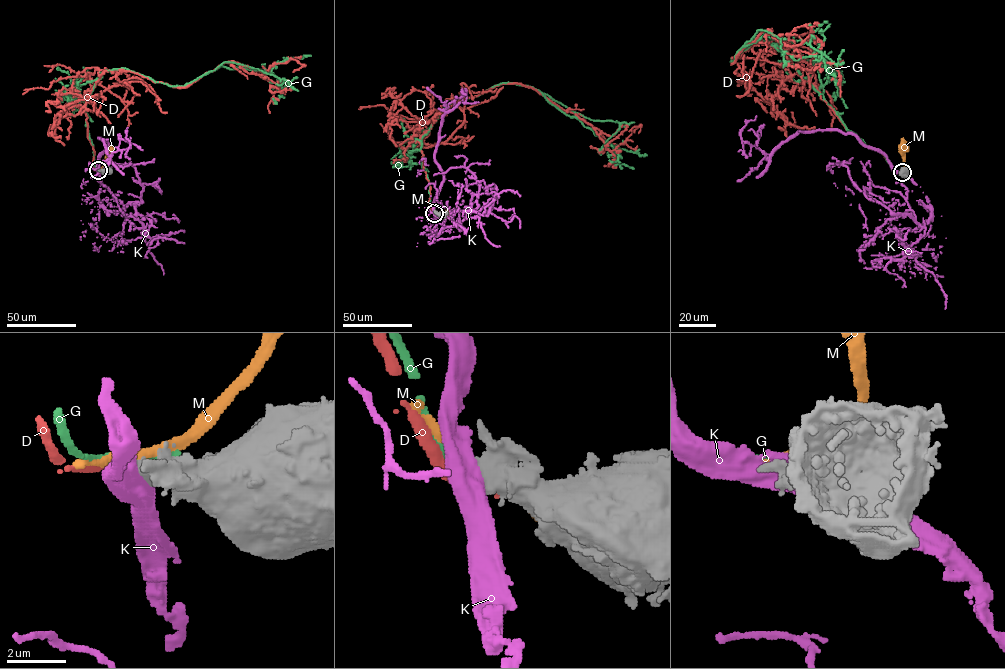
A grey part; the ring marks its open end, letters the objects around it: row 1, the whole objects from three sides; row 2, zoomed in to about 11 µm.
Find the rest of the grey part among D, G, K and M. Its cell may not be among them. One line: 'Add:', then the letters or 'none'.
Add: none

